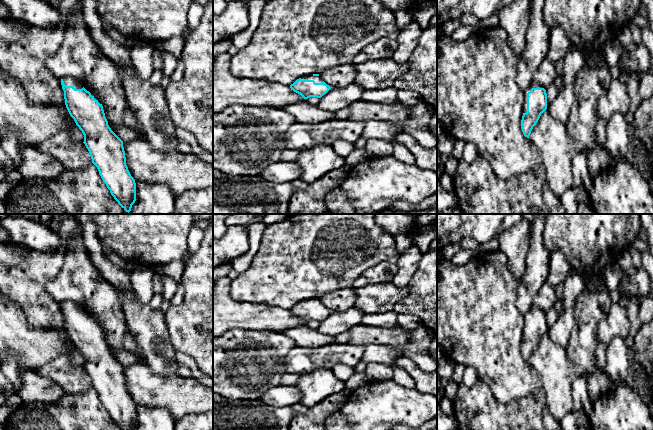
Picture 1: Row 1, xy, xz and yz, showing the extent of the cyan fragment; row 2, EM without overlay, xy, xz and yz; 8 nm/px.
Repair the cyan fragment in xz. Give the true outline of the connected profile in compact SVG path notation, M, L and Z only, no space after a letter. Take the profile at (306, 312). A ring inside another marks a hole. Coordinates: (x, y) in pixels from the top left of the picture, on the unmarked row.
M319 298L299 302L290 309L290 312L300 318L304 323L310 321L321 322L331 313L331 311L320 302Z

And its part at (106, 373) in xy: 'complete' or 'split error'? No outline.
split error

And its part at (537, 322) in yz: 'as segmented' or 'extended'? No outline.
extended

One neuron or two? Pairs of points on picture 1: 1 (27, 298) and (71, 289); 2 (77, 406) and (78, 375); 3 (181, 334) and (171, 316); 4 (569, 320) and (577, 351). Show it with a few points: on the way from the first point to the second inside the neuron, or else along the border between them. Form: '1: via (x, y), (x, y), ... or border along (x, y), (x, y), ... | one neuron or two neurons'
1: border along (59, 273), (46, 285), (46, 291), (60, 303) | two neurons
2: border along (91, 386), (81, 392), (66, 394) | two neurons
3: via (181, 330), (181, 326), (175, 320) | one neuron
4: border along (575, 306), (574, 325), (566, 348) | two neurons

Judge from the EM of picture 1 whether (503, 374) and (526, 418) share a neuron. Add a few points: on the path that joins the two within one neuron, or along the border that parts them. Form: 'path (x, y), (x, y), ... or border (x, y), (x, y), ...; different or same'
border (537, 388), (506, 405), (499, 403), (493, 397); different

